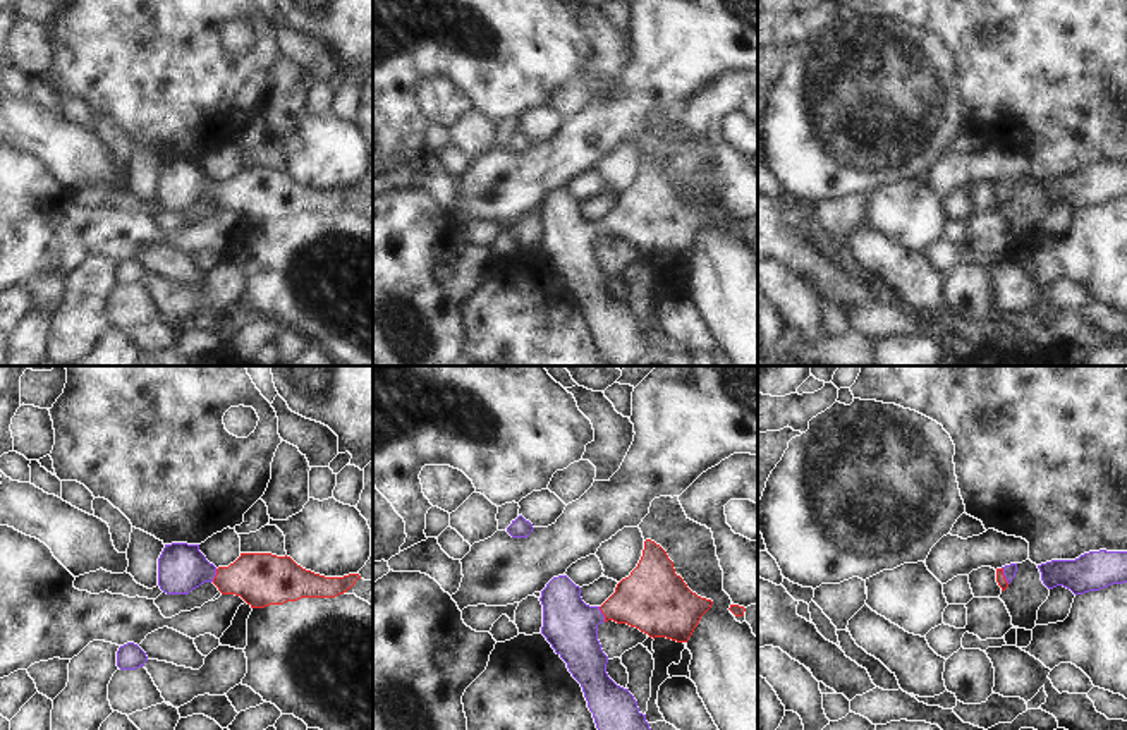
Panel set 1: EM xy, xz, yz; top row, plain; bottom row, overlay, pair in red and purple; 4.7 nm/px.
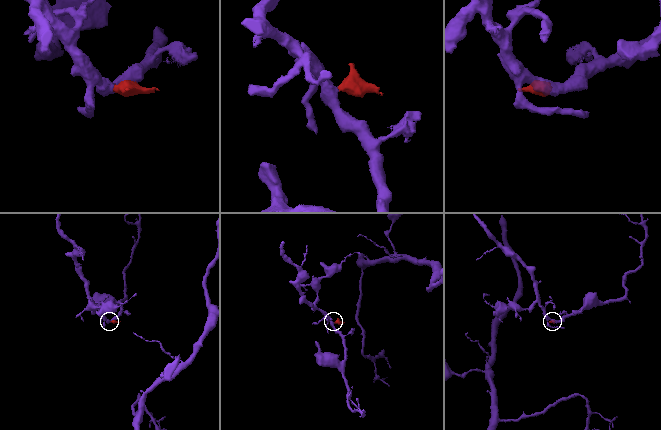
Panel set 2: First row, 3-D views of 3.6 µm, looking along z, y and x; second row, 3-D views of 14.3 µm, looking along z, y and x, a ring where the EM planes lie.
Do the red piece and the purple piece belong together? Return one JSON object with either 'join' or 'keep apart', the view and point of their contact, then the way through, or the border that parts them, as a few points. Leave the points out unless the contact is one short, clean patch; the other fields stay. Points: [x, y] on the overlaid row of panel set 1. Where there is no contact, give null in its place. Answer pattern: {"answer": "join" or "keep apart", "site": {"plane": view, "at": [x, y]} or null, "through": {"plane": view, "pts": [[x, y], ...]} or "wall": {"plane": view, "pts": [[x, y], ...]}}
{"answer": "join", "site": {"plane": "yz", "at": [1004, 576]}, "through": {"plane": "yz", "pts": [[1000, 577], [1004, 576], [1009, 571]]}}

